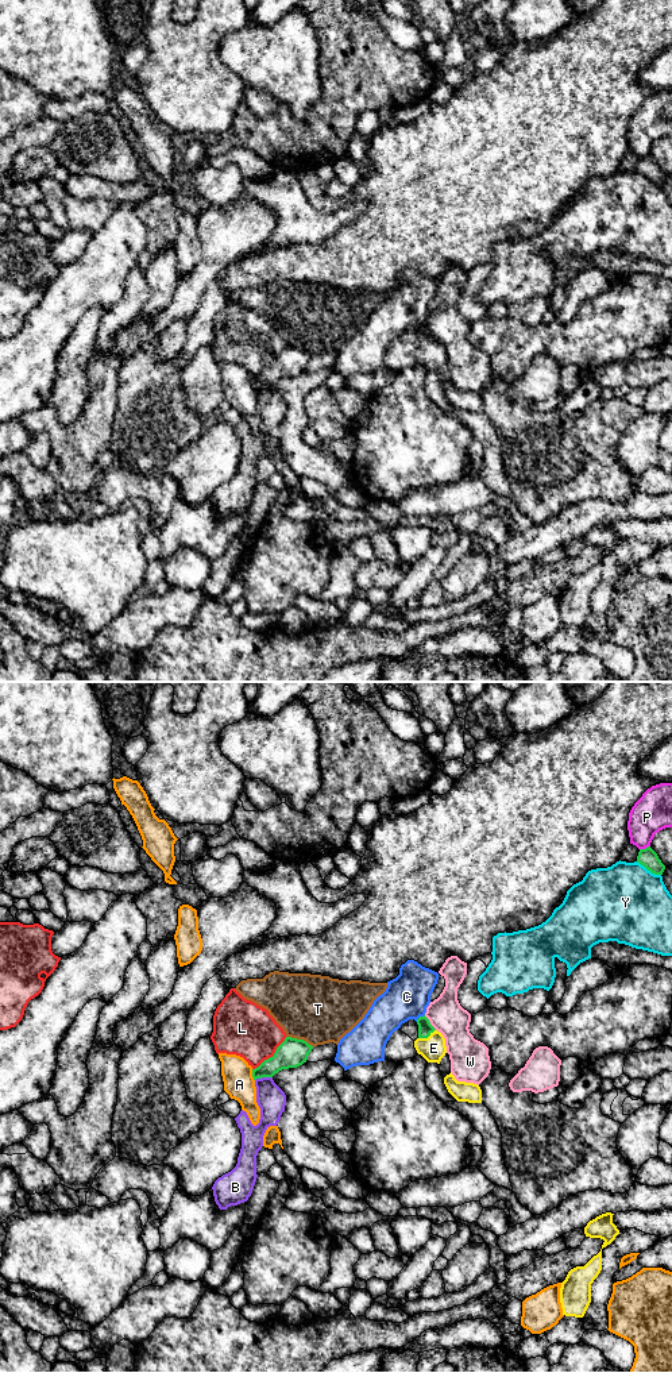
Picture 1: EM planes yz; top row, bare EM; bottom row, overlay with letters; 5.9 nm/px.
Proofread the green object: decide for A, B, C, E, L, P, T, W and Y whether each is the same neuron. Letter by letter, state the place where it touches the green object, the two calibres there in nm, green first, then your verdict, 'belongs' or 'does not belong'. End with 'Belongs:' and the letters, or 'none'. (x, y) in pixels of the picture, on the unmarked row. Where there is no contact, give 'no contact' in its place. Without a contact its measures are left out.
A: yz (253, 384) | 160/180 nm | does not belong
B: yz (263, 385) | 170/170 nm | does not belong
C: yz (420, 326) | 80/260 nm | does not belong
E: yz (427, 346) | 80/150 nm | belongs
L: yz (273, 365) | 170/320 nm | does not belong
P: yz (645, 157) | 110/220 nm | does not belong
T: yz (301, 348) | 170/400 nm | does not belong
W: yz (429, 331) | 80/200 nm | does not belong
Y: yz (648, 178) | 110/460 nm | does not belong
Belongs: E

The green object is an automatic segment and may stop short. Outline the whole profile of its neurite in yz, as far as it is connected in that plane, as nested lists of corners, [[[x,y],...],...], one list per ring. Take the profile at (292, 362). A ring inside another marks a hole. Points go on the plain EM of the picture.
[[[286,346],[277,356],[273,366],[264,369],[258,377],[252,378],[254,389],[273,386],[282,378],[297,377],[306,371],[313,355],[304,348]]]

